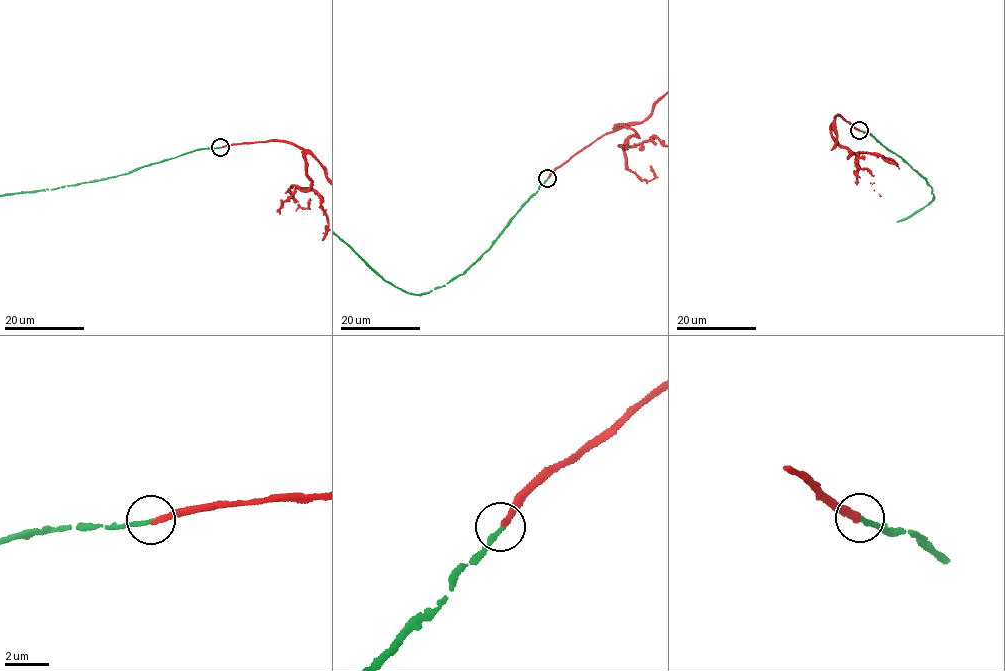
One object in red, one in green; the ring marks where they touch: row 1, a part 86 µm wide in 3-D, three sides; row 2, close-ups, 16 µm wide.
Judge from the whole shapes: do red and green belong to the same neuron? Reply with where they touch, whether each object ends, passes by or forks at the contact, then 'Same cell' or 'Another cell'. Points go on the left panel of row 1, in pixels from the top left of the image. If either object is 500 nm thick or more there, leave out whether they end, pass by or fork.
Place: (220, 147). At the ring red ends. At the ring green ends. Same cell

